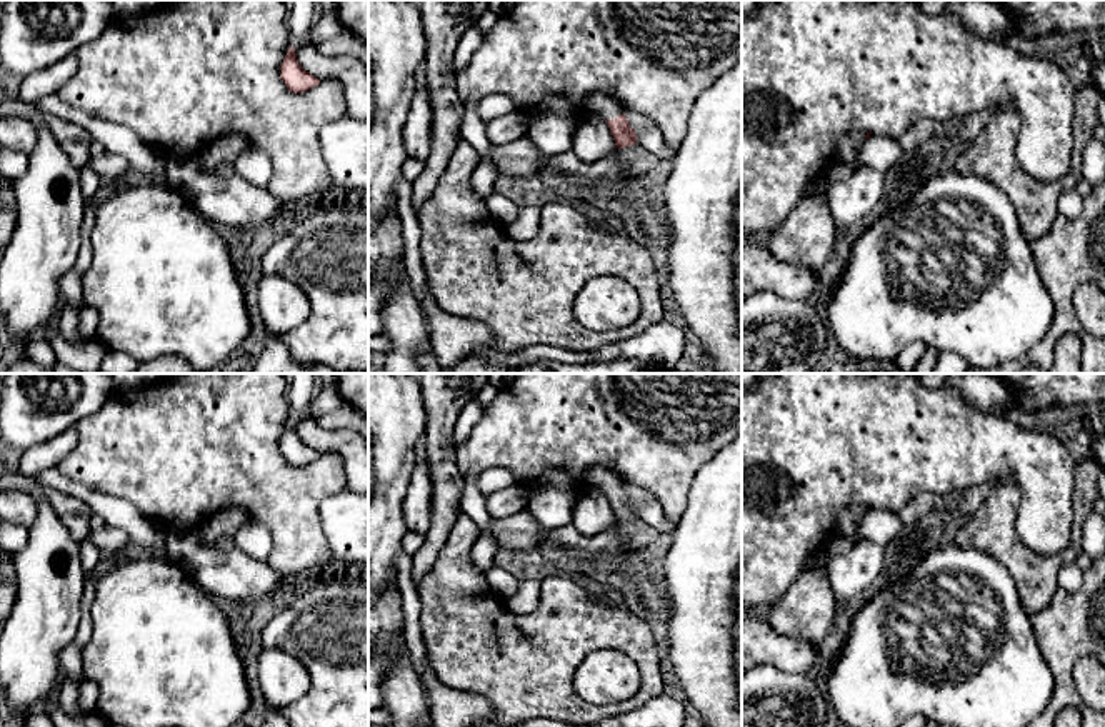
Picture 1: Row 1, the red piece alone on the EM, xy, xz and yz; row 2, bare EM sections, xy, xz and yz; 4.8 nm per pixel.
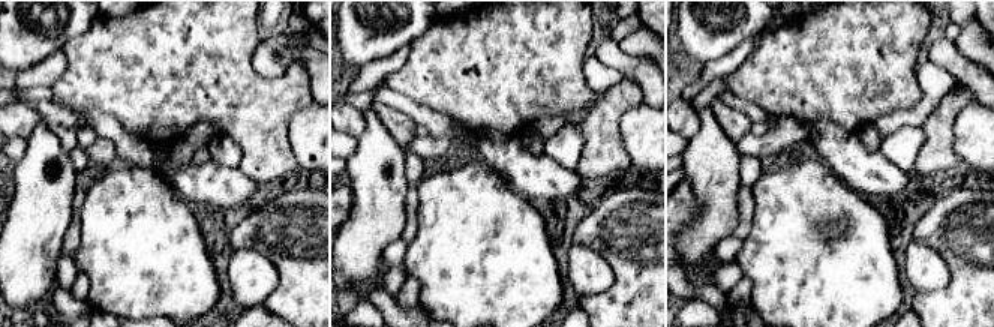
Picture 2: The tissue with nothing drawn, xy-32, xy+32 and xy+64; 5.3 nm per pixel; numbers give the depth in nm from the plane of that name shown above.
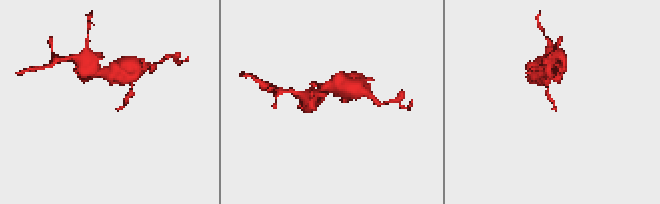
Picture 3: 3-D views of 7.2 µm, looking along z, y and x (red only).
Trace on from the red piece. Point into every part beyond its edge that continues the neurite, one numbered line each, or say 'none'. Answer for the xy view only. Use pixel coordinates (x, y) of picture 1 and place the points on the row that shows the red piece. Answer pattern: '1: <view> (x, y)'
none

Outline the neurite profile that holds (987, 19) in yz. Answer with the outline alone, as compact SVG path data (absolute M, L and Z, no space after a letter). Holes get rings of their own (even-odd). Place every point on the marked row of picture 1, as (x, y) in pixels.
M948 0L945 12L978 37L1005 42L1013 32L1013 15L995 0Z

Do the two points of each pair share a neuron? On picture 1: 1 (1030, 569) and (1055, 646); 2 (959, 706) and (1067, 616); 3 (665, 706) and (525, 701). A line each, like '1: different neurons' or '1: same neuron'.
1: different neurons
2: different neurons
3: different neurons

